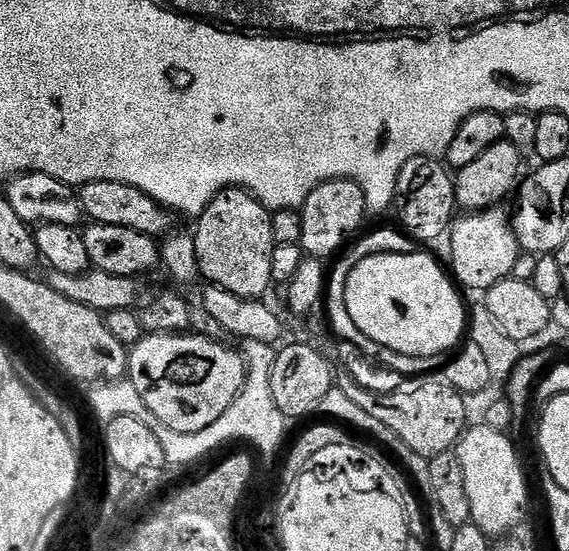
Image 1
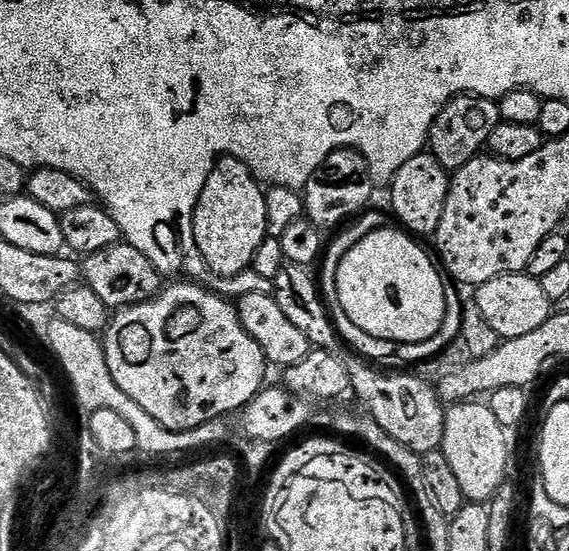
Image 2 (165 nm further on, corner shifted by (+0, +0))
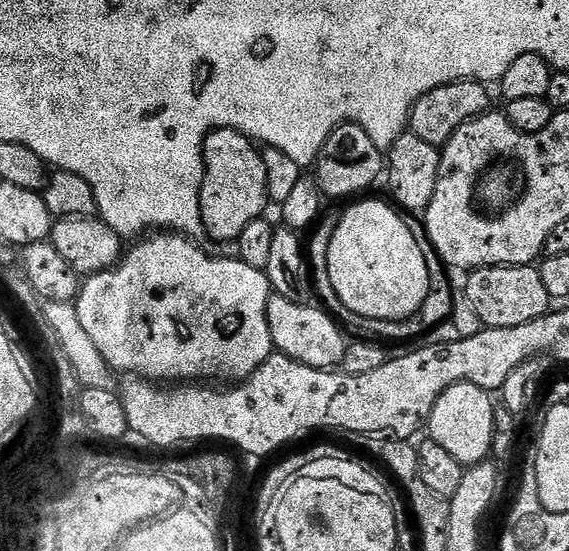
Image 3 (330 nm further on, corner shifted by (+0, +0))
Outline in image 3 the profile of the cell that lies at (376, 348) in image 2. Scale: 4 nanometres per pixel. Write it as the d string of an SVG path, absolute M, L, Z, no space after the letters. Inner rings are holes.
M325 215L323 219L315 225L314 231L311 233L312 241L306 244L306 259L311 265L314 272L314 292L318 297L319 303L338 321L341 329L345 333L351 334L353 337L363 338L369 342L385 342L384 340L412 340L415 336L427 333L429 330L436 328L447 321L452 315L452 290L453 281L440 280L434 278L430 282L430 291L424 303L423 308L416 313L410 320L363 320L358 314L354 314L354 310L350 310L346 306L342 306L342 298L338 298L338 294L334 294L334 282L330 282L330 274L328 273L328 247L330 246L330 238L334 238L334 230L340 225L340 216Z

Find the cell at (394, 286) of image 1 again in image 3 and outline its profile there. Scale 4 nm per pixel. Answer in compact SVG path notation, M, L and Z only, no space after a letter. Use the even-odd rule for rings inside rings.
M361 199L359 202L356 202L361 202L361 204L356 204L353 208L348 208L345 212L342 212L340 225L334 230L334 238L330 238L330 246L328 247L328 273L330 274L330 282L334 282L334 294L338 294L338 298L342 298L342 306L354 310L354 314L358 314L363 320L410 320L423 308L428 297L428 291L430 291L430 282L434 279L434 272L428 269L428 260L424 257L425 245L423 243L420 245L416 241L416 236L412 233L411 226L403 220L405 217L391 203L388 203L388 205L383 204L380 200L363 200Z

